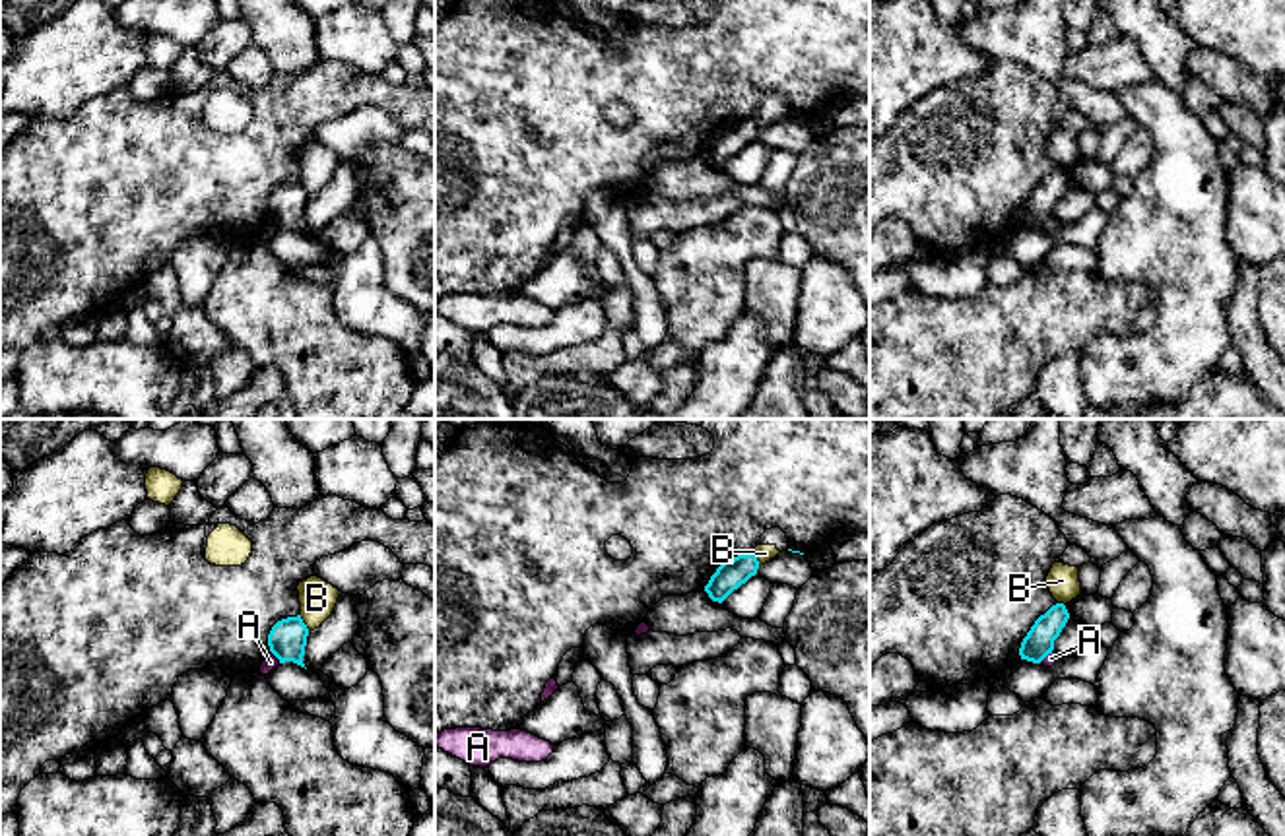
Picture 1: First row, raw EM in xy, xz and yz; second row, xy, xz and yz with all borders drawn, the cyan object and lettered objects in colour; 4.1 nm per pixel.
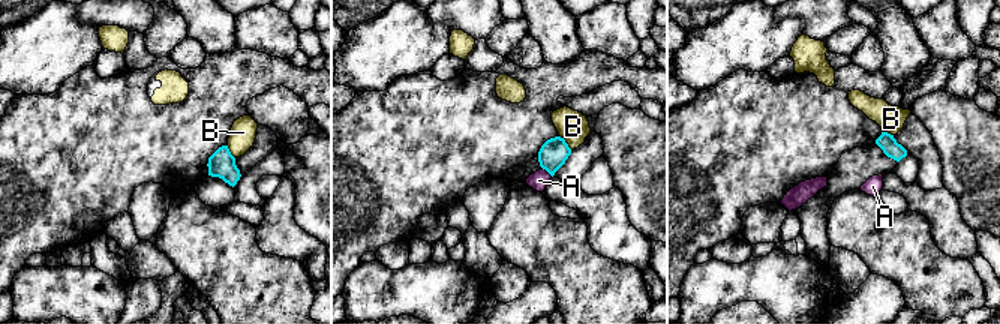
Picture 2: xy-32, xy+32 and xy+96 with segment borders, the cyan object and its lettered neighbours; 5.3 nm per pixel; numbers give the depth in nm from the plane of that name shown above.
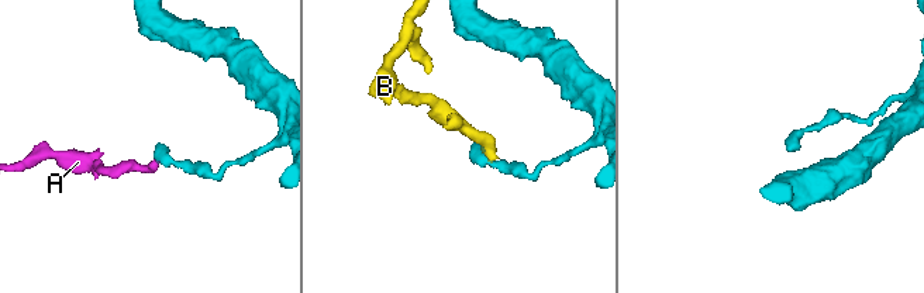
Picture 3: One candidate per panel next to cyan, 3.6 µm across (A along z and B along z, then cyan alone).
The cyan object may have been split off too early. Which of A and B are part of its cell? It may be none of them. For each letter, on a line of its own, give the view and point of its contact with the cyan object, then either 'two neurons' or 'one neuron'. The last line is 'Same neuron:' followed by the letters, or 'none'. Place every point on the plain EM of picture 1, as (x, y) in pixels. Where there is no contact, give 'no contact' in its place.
A: meets cyan in xy at (274, 220); two neurons
B: meets cyan in xy at (303, 189); two neurons
Same neuron: none

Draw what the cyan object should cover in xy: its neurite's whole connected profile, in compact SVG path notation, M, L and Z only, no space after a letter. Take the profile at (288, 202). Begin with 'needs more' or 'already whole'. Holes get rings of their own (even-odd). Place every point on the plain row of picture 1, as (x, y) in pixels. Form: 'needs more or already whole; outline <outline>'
already whole; outline M301 180L287 182L278 186L270 200L268 200L268 211L270 217L280 225L280 229L293 227L301 233L305 211L307 211L309 194L303 188Z

